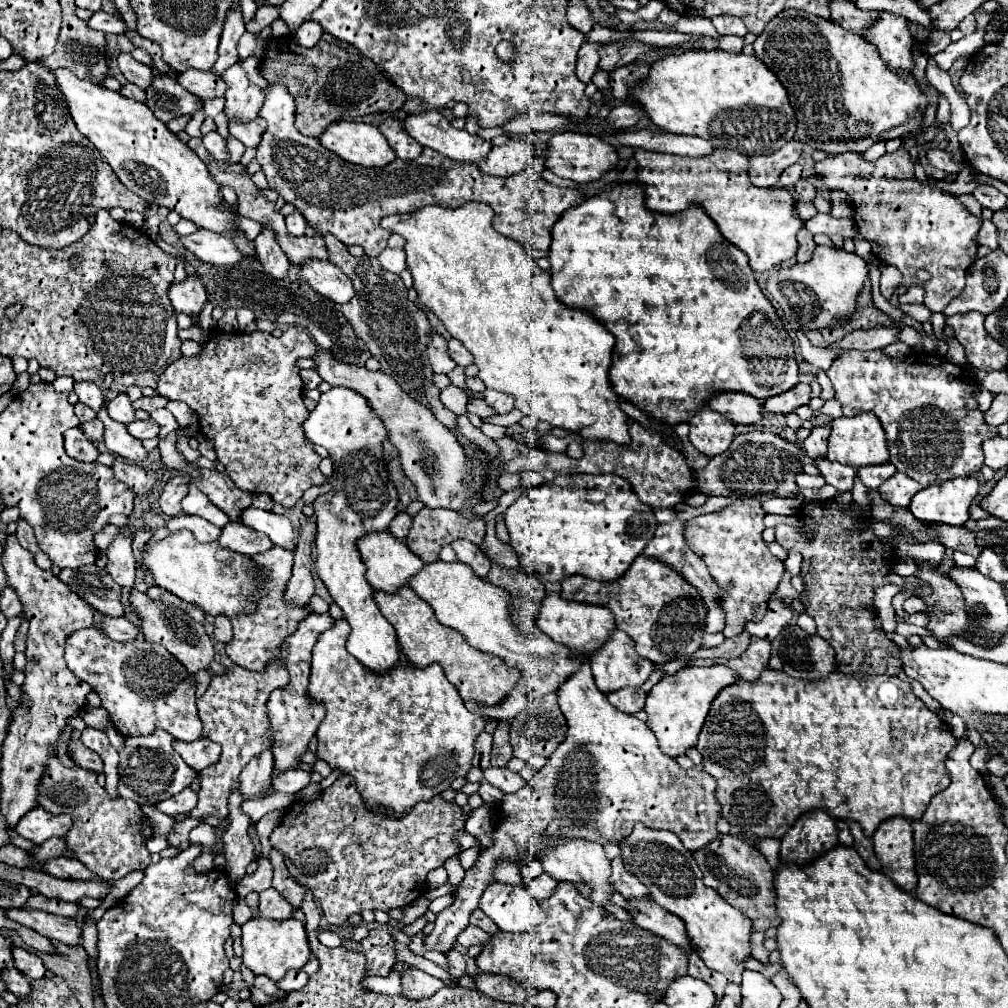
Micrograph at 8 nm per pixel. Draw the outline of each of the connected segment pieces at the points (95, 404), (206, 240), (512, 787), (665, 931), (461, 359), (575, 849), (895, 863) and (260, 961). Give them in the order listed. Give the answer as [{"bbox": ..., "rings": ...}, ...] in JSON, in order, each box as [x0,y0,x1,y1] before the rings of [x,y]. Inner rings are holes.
[{"bbox":[73,382,105,408],"rings":[[[75,382],[73,384],[73,390],[77,392],[79,396],[79,402],[87,404],[89,408],[101,408],[101,404],[105,402],[103,400],[103,392],[99,390],[97,384],[91,384],[91,382]]]},{"bbox":[179,230,245,266],"rings":[[[197,230],[189,236],[181,236],[179,240],[191,254],[209,264],[221,266],[245,260],[245,256],[237,250],[237,246],[229,236],[221,236],[211,230]]]},{"bbox":[483,766,523,794],"rings":[[[489,766],[489,768],[483,770],[483,778],[491,786],[499,788],[503,794],[517,792],[523,786],[523,784],[509,784],[509,768],[493,768],[493,766]]]},{"bbox":[623,898,691,952],"rings":[[[651,898],[647,900],[625,900],[623,910],[629,912],[633,924],[641,926],[643,930],[655,932],[657,936],[671,940],[685,952],[691,952],[691,944],[687,940],[687,932],[683,928],[683,920],[677,916],[671,916],[665,908],[659,908],[659,904],[653,904]]]},{"bbox":[447,338,473,368],"rings":[[[449,338],[447,348],[449,348],[449,356],[451,356],[459,366],[465,368],[465,366],[473,364],[473,356],[467,352],[467,348],[463,348],[463,344],[459,344],[459,340]]]},{"bbox":[539,840,613,904],"rings":[[[547,840],[543,852],[539,854],[541,866],[547,874],[551,874],[557,880],[565,882],[587,882],[593,886],[593,902],[595,904],[605,904],[609,896],[613,894],[613,884],[607,880],[611,874],[611,864],[609,858],[603,852],[603,846],[587,842],[587,840],[559,840],[553,844],[553,840]]]},{"bbox":[873,818,917,892],"rings":[[[905,818],[885,820],[873,834],[873,850],[881,862],[881,872],[901,890],[911,892],[917,884],[913,858],[913,830]]]},{"bbox":[243,918,309,980],"rings":[[[253,918],[243,926],[243,964],[253,970],[253,974],[263,974],[271,980],[281,980],[287,970],[299,970],[309,960],[309,944],[303,922],[289,918],[289,920],[267,920],[267,918]]]}]

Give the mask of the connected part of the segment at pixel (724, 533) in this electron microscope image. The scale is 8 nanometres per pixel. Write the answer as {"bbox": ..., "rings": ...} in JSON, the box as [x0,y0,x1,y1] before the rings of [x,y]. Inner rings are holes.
{"bbox":[685,500,783,638],"rings":[[[735,500],[729,506],[697,516],[685,522],[685,540],[689,548],[703,558],[713,582],[719,586],[719,604],[725,610],[725,638],[733,638],[745,630],[747,622],[761,620],[767,612],[771,594],[777,590],[783,574],[783,562],[775,558],[763,540],[763,510],[759,500]]]}

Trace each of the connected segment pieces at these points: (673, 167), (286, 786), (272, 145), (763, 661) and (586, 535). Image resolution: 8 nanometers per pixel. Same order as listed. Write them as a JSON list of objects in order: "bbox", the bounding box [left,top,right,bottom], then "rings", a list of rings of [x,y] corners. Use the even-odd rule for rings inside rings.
[{"bbox":[635,148,803,272],"rings":[[[635,148],[637,180],[645,190],[645,206],[653,212],[677,214],[687,206],[701,206],[717,224],[727,242],[747,254],[753,272],[777,270],[779,264],[797,252],[797,232],[803,220],[793,216],[795,202],[787,190],[755,188],[743,172],[723,170],[723,158],[715,162],[715,152],[703,158],[683,158],[675,154]]]},{"bbox":[273,768,311,794],"rings":[[[291,768],[287,772],[279,772],[273,778],[273,788],[277,792],[285,792],[285,794],[297,794],[299,790],[303,790],[307,784],[311,782],[311,774],[303,768]]]},{"bbox":[257,84,583,260],"rings":[[[271,84],[265,90],[265,100],[261,104],[259,114],[265,114],[267,120],[267,130],[263,134],[261,144],[257,146],[257,160],[261,164],[261,170],[267,176],[269,188],[279,192],[285,202],[291,202],[307,220],[307,224],[315,230],[315,236],[325,236],[333,234],[337,240],[341,240],[345,246],[349,244],[359,244],[365,250],[365,256],[379,256],[383,248],[387,248],[387,238],[389,230],[381,228],[381,218],[387,214],[407,214],[415,212],[423,206],[435,204],[443,208],[459,208],[465,202],[485,202],[495,210],[493,218],[493,228],[507,236],[517,240],[519,244],[525,246],[525,250],[533,256],[533,260],[539,260],[547,256],[549,246],[551,246],[551,228],[553,224],[563,216],[565,210],[577,206],[583,202],[583,196],[575,188],[559,188],[549,182],[545,182],[539,174],[531,174],[527,170],[507,176],[507,178],[493,178],[483,174],[475,164],[459,164],[455,160],[447,160],[447,156],[425,148],[423,154],[415,160],[393,160],[391,164],[383,168],[363,168],[351,162],[341,160],[337,154],[331,154],[327,148],[321,146],[317,138],[303,136],[295,128],[295,100],[287,92],[285,86],[281,84]]]},{"bbox":[688,638,771,680],"rings":[[[751,638],[751,644],[749,648],[739,656],[739,658],[725,660],[717,658],[717,660],[693,660],[688,664],[696,666],[710,666],[715,663],[727,664],[731,666],[735,672],[739,672],[743,676],[743,680],[757,680],[759,674],[767,668],[767,662],[769,662],[769,656],[771,656],[771,644],[767,640],[761,640],[761,638]]]},{"bbox":[503,474,657,582],"rings":[[[577,474],[577,476],[559,476],[553,482],[547,482],[537,488],[525,490],[503,514],[511,546],[517,552],[521,566],[529,574],[539,574],[547,582],[563,582],[567,576],[581,574],[589,580],[597,582],[615,582],[619,580],[631,562],[643,552],[647,542],[653,538],[657,520],[653,514],[653,508],[643,504],[635,492],[631,490],[631,484],[615,474],[603,474],[603,476],[591,476],[591,474]],[[591,486],[601,488],[607,496],[601,504],[587,502],[587,492]]]}]

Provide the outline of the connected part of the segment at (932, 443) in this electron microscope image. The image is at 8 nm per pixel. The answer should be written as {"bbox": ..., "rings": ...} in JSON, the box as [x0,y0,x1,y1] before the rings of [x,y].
{"bbox":[827,350,998,488],"rings":[[[845,350],[827,370],[827,376],[835,386],[835,398],[841,402],[843,415],[857,416],[861,412],[873,412],[887,434],[891,464],[925,488],[957,476],[971,476],[979,472],[983,466],[981,444],[987,438],[998,435],[997,428],[983,420],[983,412],[977,406],[977,384],[965,380],[963,368],[941,356],[911,352],[903,358],[887,358],[881,350]]]}

